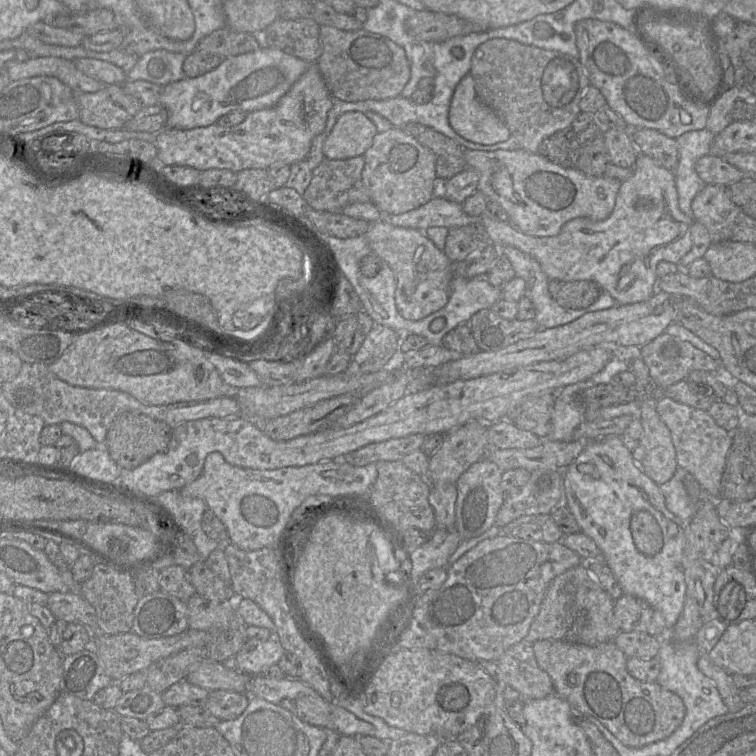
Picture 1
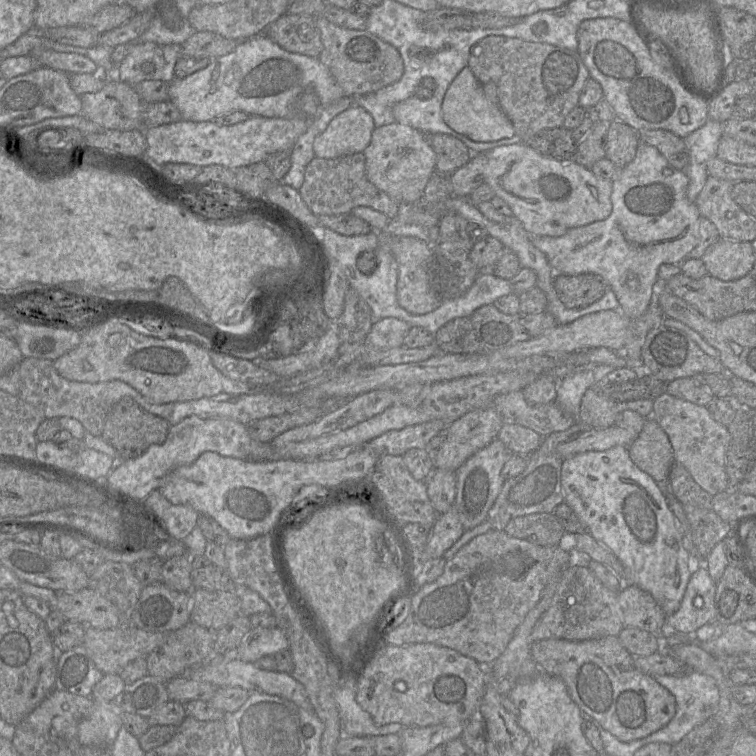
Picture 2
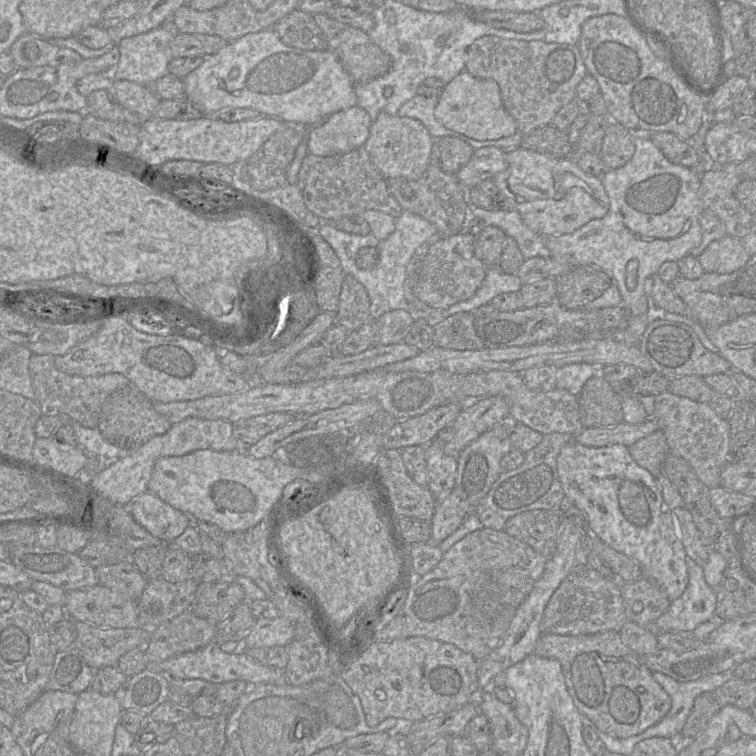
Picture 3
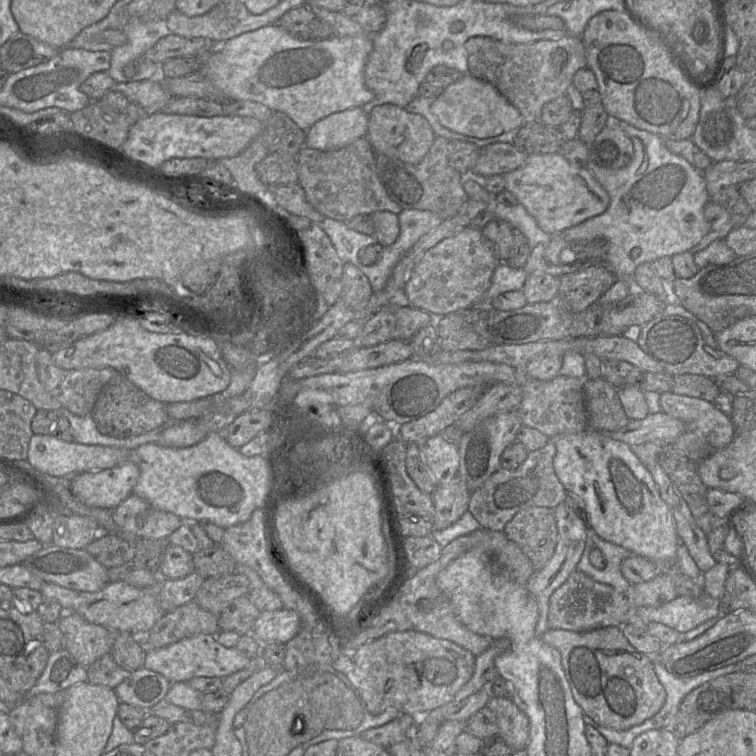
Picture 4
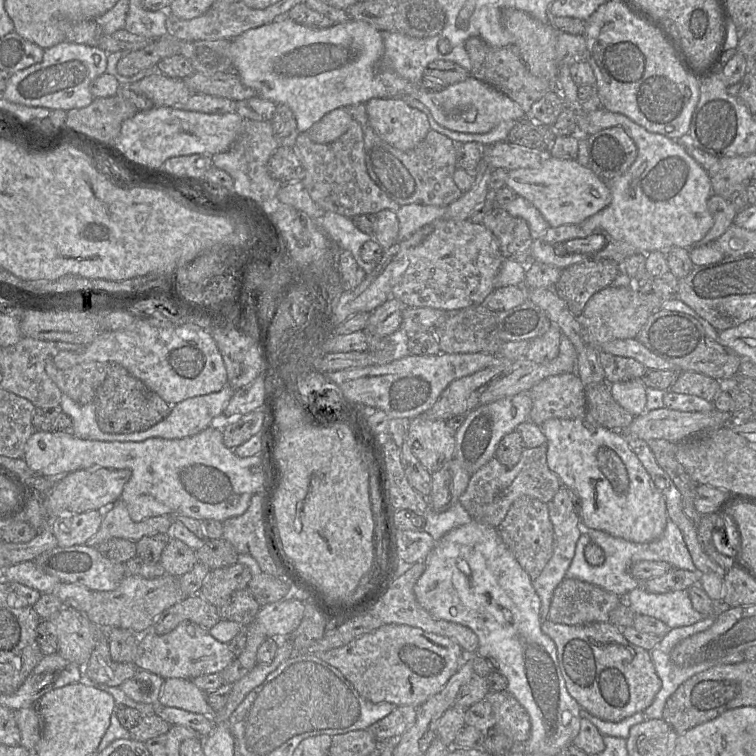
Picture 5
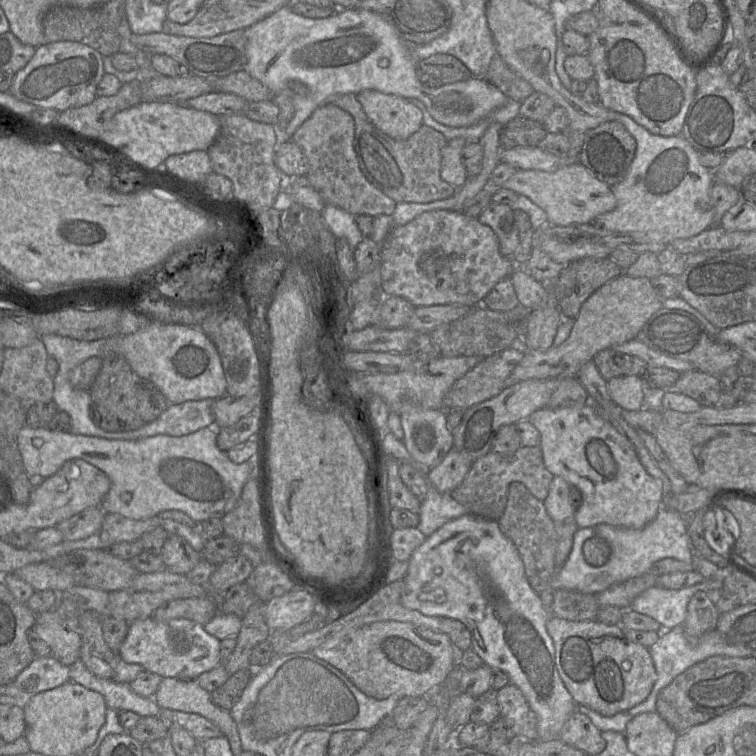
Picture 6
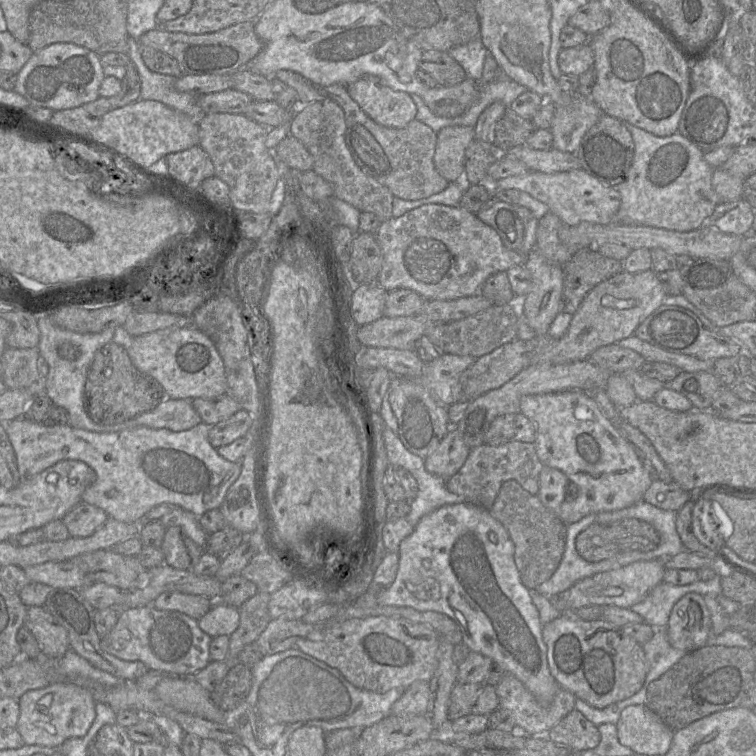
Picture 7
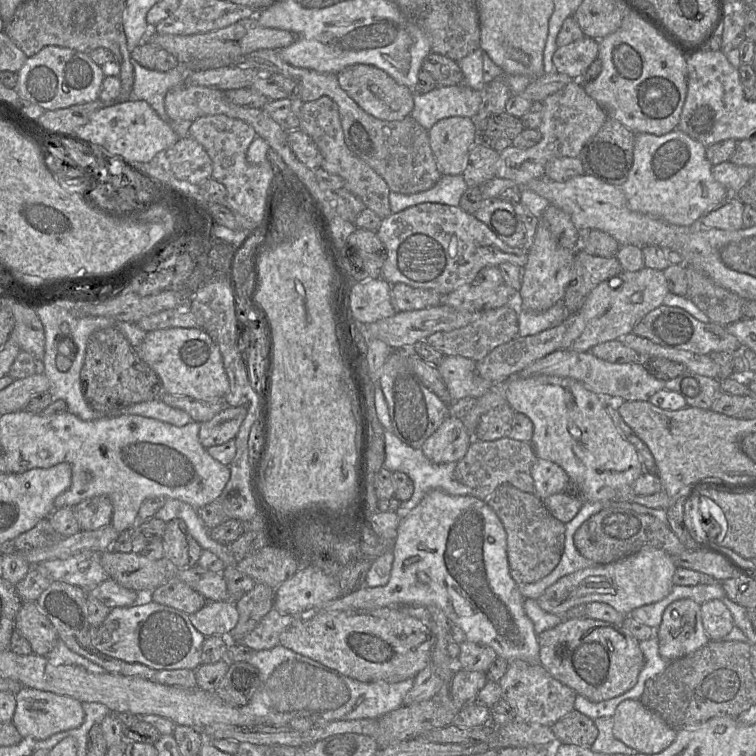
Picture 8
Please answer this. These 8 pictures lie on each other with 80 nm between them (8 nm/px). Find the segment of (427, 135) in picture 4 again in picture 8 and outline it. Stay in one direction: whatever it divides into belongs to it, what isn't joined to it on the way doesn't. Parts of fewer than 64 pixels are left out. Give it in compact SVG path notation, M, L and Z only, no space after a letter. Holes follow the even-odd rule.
M354 64L336 75L341 88L371 116L384 121L403 120L410 116L414 106L412 89L398 84L385 71L372 65Z

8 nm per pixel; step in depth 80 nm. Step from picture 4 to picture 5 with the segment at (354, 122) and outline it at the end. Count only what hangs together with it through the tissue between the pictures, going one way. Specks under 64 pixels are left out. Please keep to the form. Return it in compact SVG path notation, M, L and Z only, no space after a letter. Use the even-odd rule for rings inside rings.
M338 108L325 114L307 133L314 143L329 144L347 131L352 120L353 117L346 108Z

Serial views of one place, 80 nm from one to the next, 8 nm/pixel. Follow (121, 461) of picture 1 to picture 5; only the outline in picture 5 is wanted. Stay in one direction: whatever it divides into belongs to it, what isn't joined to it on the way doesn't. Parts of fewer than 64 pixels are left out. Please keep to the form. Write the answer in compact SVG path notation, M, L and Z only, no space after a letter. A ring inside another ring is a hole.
M110 364L109 372L96 390L93 400L98 427L110 434L130 434L144 431L168 416L171 405L132 376L119 364Z

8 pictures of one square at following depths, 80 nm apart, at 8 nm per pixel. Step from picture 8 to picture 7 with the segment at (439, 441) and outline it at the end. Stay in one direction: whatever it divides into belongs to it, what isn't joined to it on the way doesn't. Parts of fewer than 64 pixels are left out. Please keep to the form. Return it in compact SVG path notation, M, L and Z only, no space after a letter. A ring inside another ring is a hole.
M452 426L438 447L425 458L425 468L431 474L450 479L464 465L470 449Z

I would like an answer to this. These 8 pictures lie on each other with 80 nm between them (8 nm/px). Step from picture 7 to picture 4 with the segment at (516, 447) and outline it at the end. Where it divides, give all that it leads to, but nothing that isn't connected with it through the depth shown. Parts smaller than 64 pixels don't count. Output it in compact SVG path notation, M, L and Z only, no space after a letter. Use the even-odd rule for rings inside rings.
M546 437L548 440L545 446L528 452L526 459L517 469L507 471L500 467L480 488L471 492L468 511L478 521L481 528L491 531L503 531L505 525L514 517L514 515L527 507L536 506L554 509L557 505L564 502L566 490L556 476L553 466L556 446L552 438Z

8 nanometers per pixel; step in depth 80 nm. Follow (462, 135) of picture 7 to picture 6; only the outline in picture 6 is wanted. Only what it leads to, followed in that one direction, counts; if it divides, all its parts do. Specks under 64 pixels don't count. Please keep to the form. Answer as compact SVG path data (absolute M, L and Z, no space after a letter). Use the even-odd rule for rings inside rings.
M454 138L448 140L441 152L440 176L456 189L462 187L468 179L467 172L461 161L461 152L466 144L467 141L465 139Z

